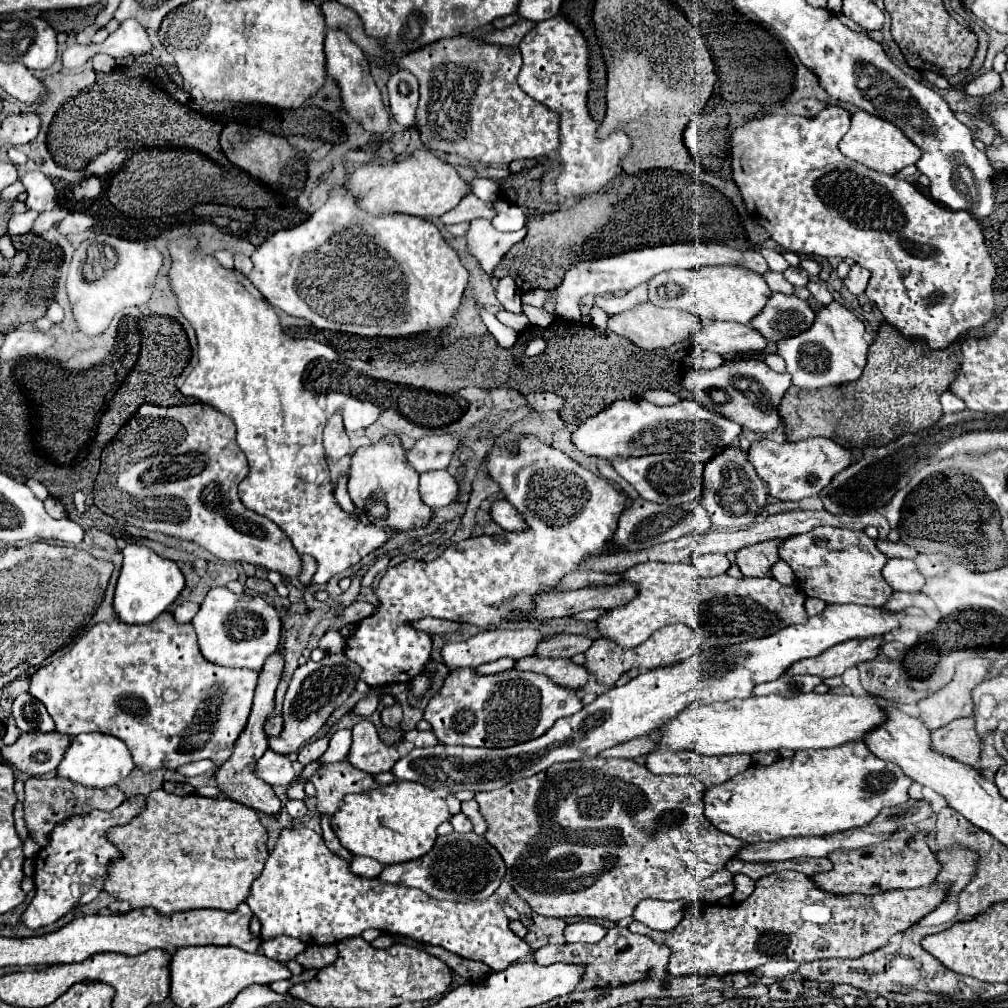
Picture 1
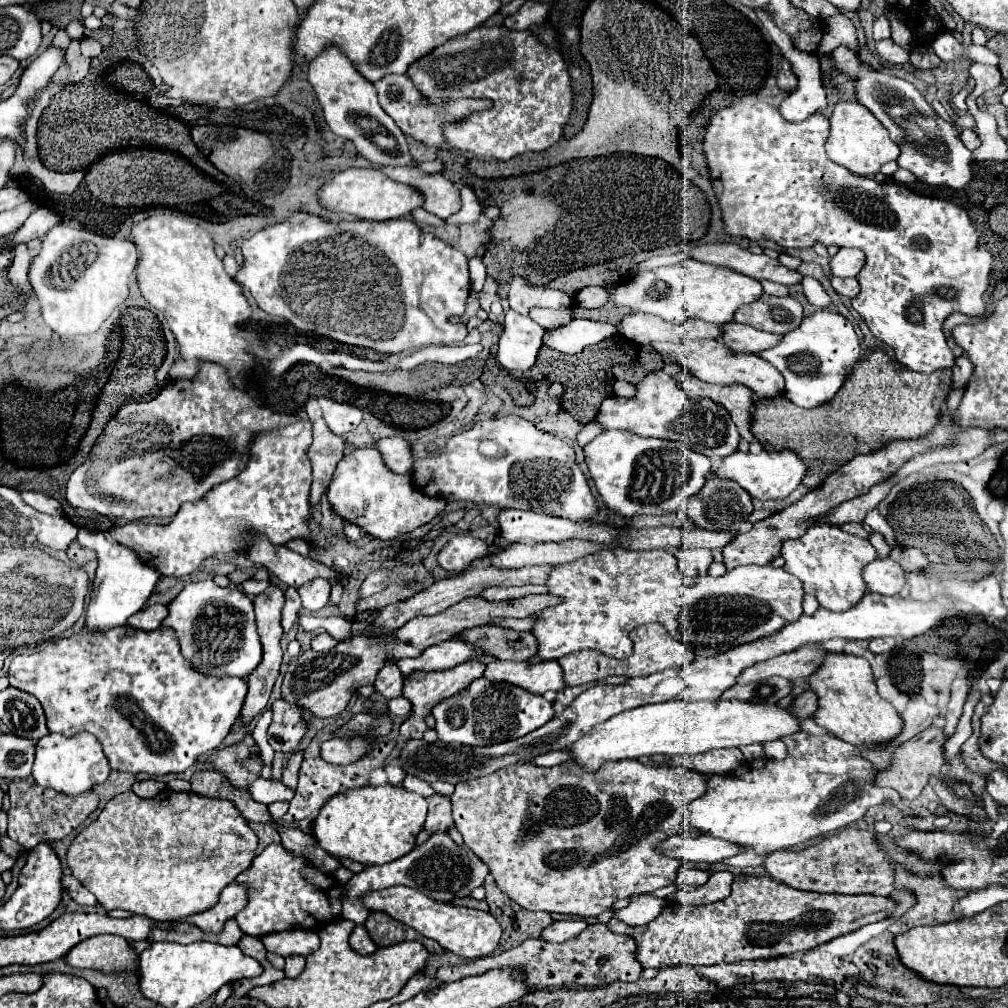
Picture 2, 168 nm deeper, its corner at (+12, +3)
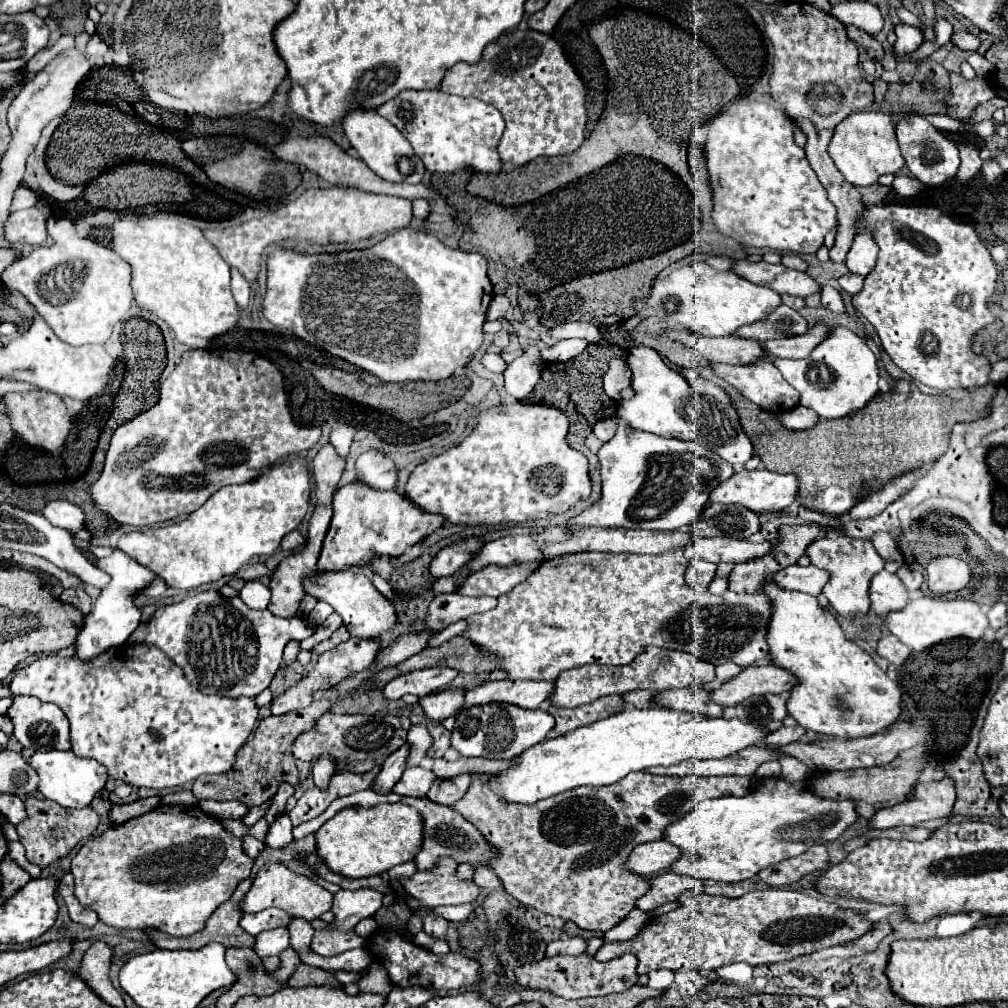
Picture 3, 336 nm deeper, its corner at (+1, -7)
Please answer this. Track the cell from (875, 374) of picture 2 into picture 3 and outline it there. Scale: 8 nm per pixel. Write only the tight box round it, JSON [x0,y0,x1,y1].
[630,317,996,509]

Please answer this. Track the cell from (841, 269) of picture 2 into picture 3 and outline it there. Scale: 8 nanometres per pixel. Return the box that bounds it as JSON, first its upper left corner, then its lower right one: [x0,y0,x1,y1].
[846,231,878,277]

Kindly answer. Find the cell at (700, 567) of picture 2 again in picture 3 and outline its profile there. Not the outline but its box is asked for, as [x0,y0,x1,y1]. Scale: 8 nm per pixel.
[686,559,716,591]

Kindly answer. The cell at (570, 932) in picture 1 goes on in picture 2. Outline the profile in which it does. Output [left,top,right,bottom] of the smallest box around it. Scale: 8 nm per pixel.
[541,919,587,943]

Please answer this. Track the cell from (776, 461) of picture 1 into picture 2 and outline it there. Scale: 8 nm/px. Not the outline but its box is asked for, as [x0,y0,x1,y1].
[713,449,805,501]

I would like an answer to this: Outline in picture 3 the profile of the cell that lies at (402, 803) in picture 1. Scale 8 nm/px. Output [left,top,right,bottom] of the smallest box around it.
[316,803,422,877]

